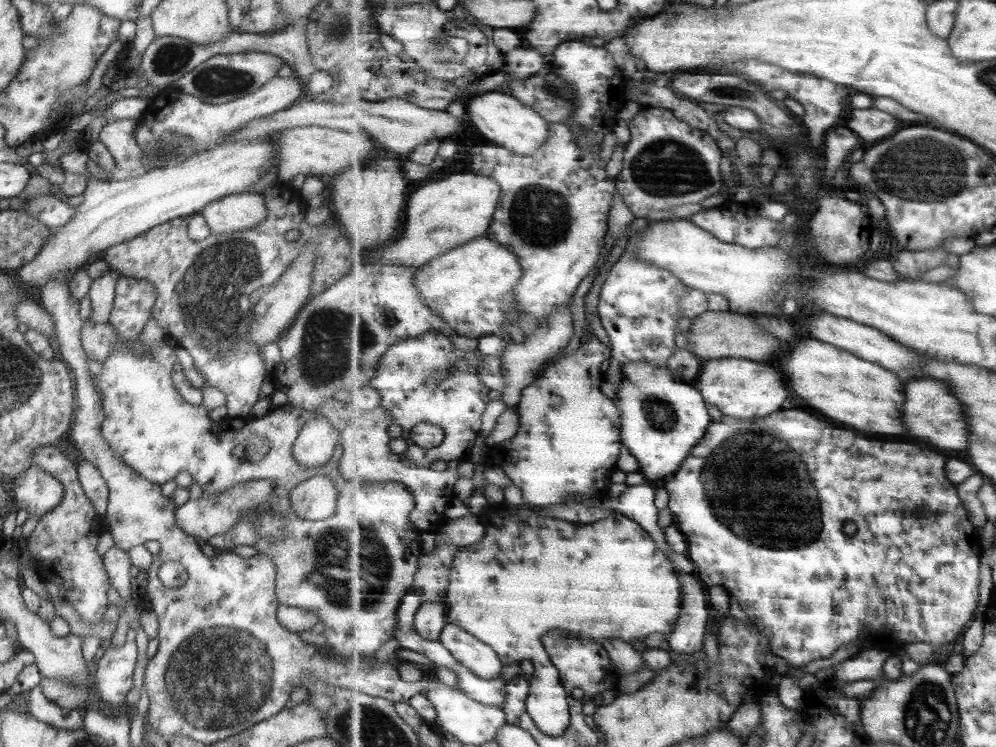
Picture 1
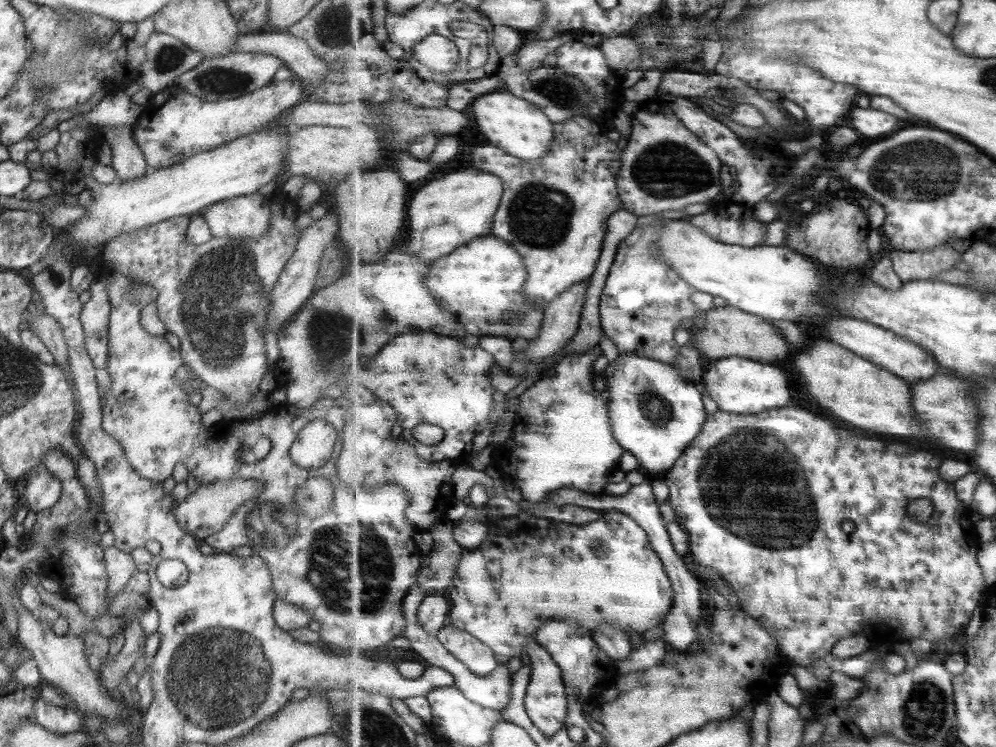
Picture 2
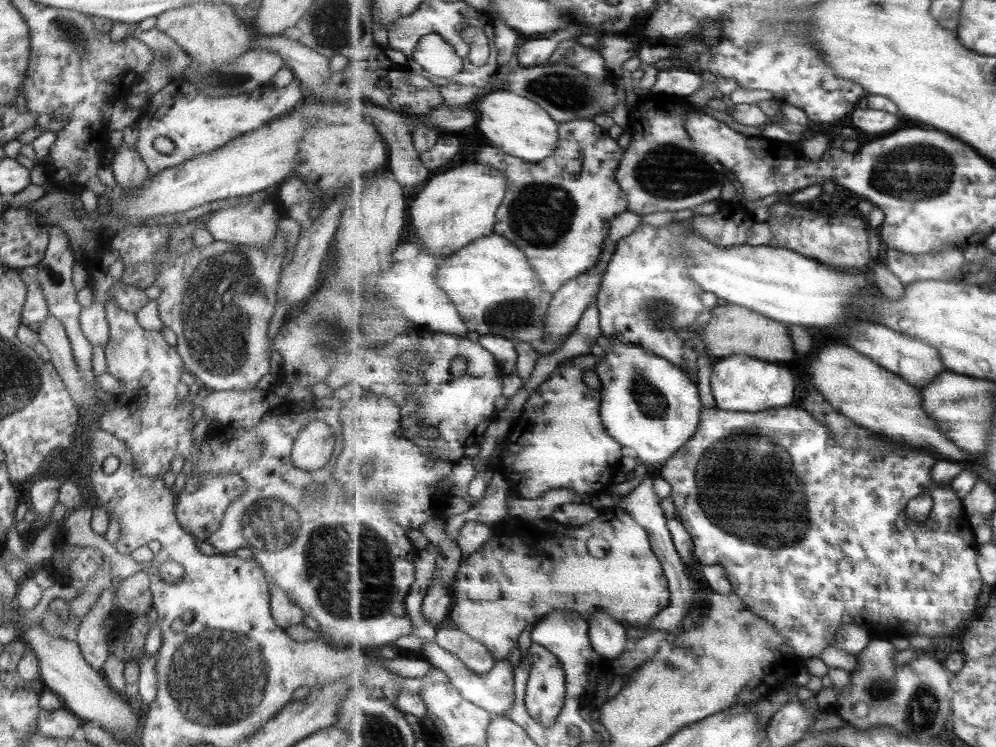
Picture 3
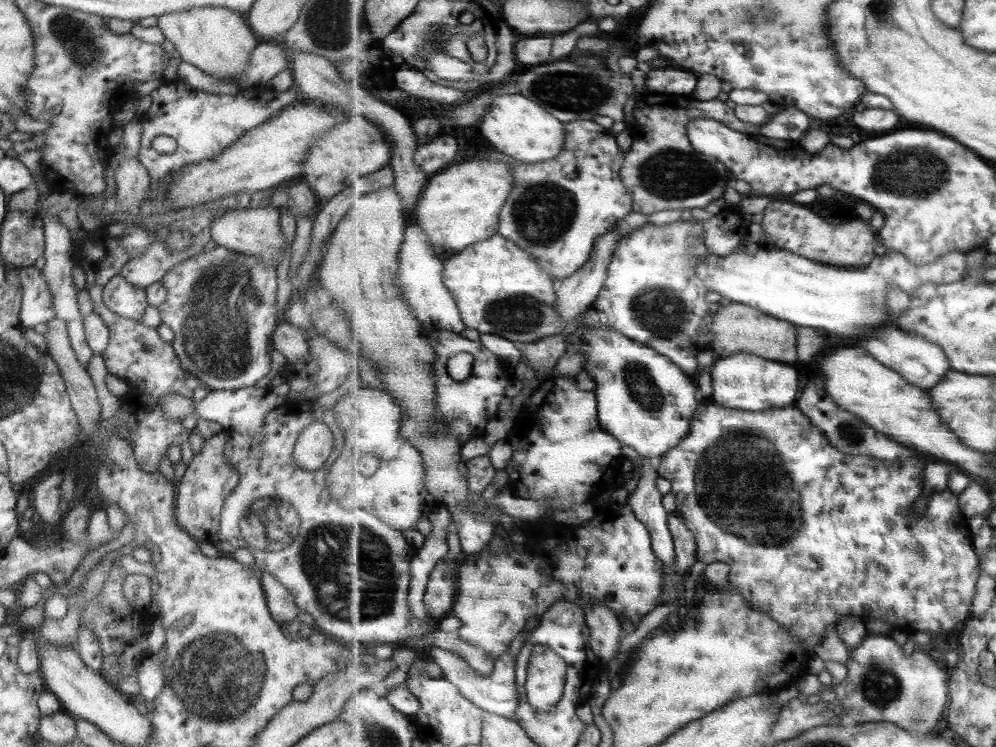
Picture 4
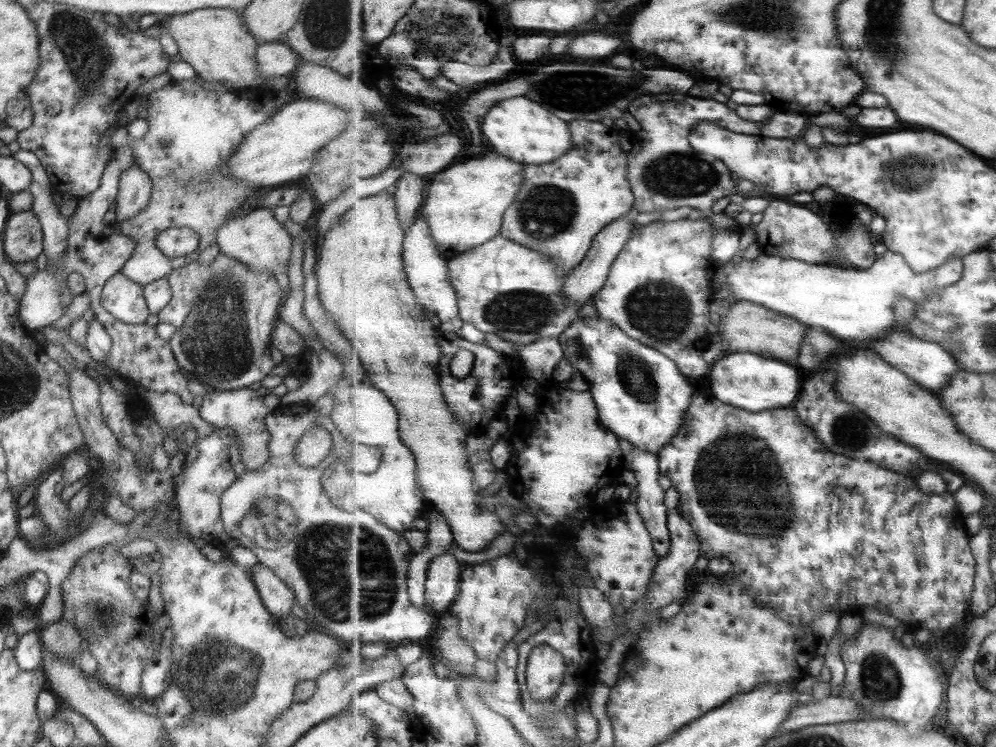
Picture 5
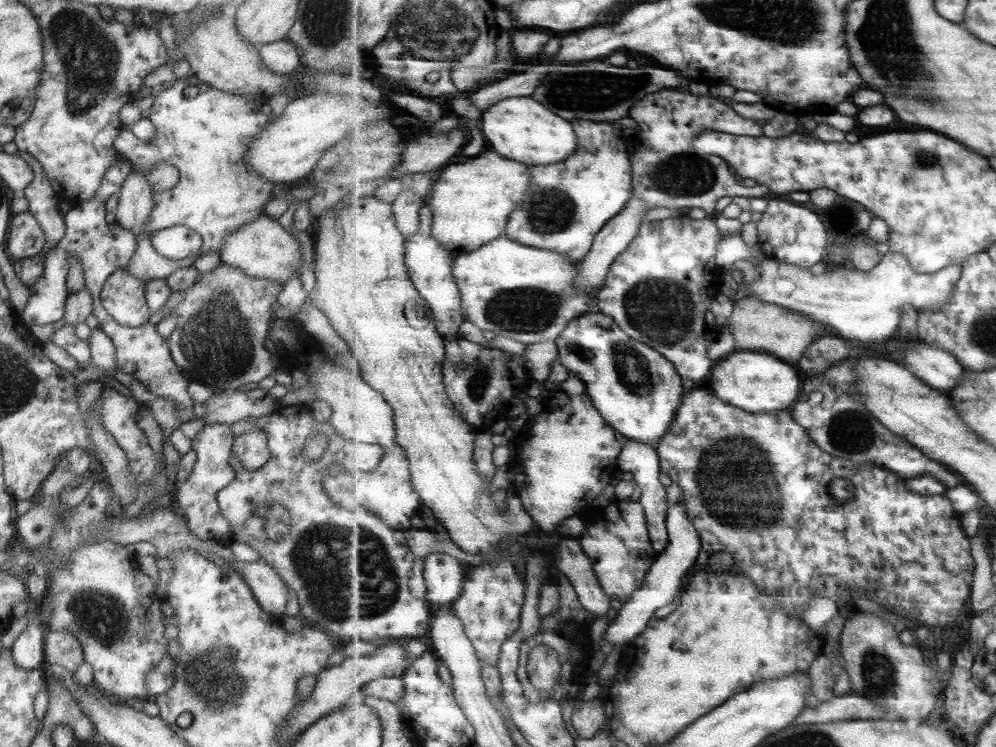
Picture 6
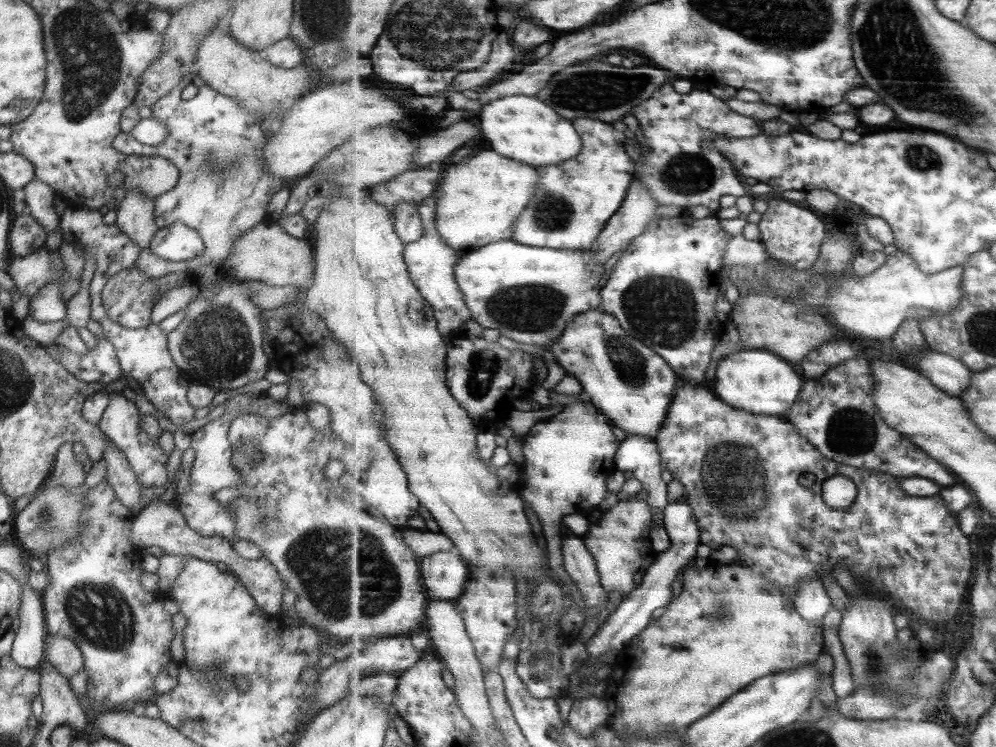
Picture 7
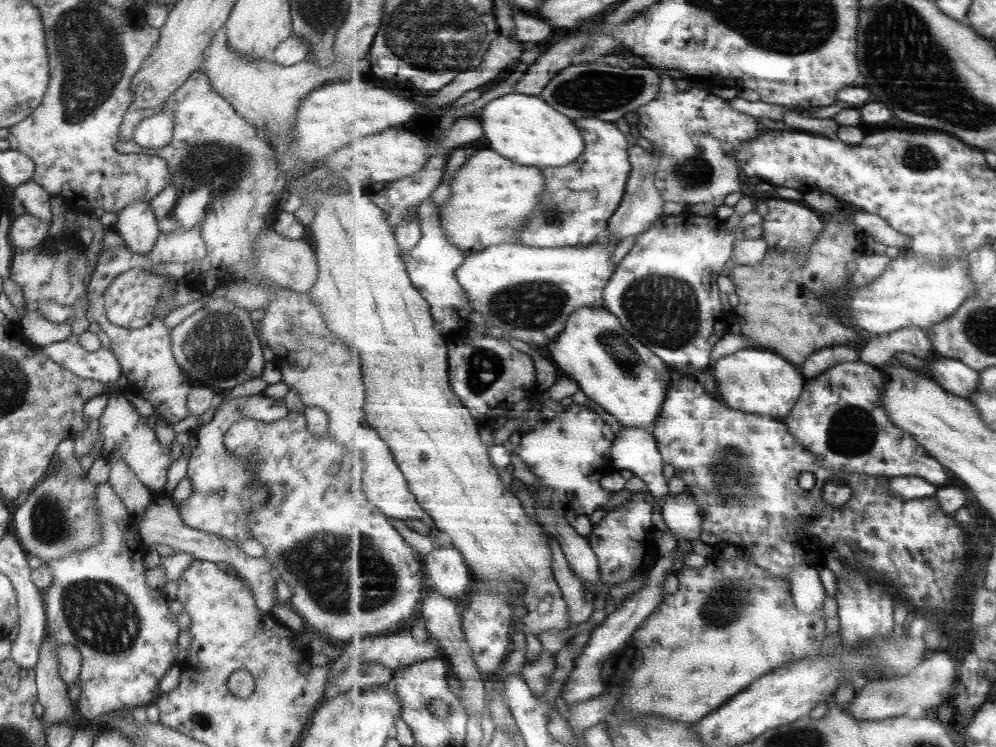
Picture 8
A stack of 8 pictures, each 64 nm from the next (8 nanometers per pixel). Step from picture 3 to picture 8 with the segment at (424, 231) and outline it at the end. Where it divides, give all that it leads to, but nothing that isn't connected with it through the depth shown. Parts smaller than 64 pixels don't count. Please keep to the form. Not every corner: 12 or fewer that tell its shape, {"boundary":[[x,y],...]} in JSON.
{"boundary":[[477,152],[440,212],[467,255],[515,244],[547,188],[539,168]]}

